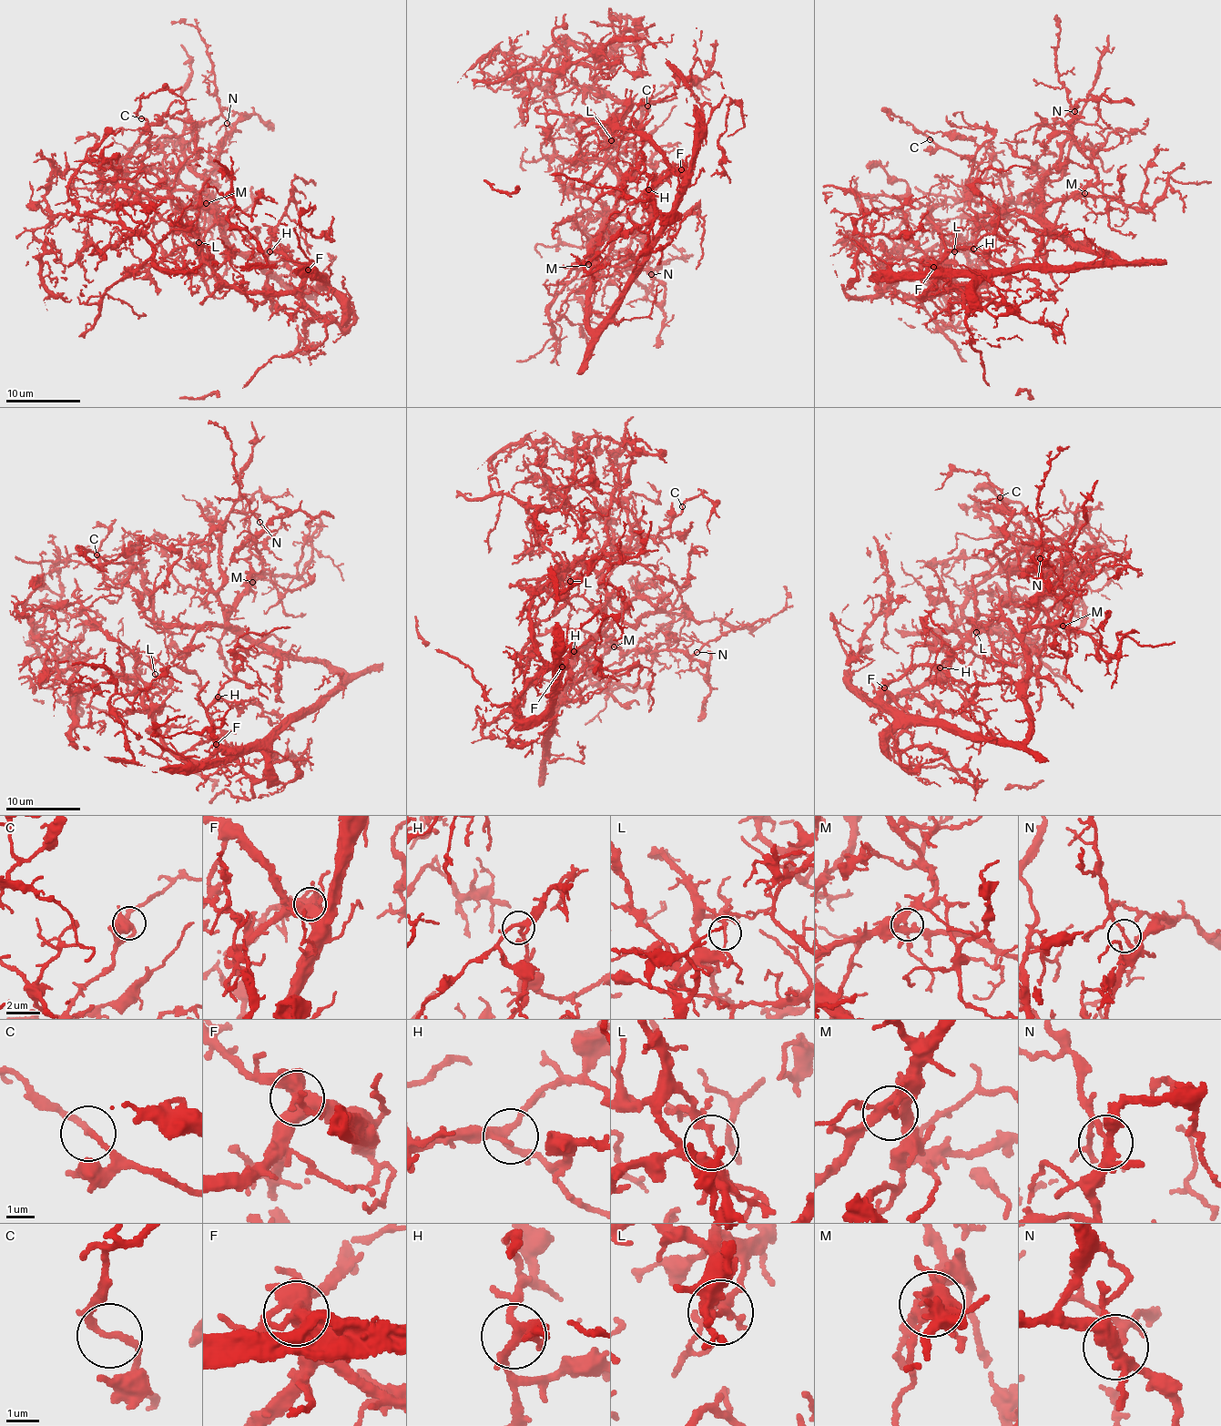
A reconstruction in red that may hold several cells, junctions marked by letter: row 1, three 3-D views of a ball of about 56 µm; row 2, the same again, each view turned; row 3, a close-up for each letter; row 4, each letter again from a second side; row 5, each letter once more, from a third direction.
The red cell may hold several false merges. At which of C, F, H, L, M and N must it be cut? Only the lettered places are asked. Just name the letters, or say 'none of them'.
none of them

